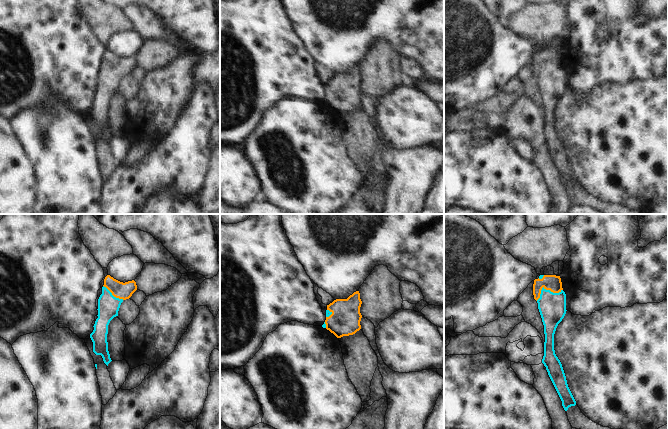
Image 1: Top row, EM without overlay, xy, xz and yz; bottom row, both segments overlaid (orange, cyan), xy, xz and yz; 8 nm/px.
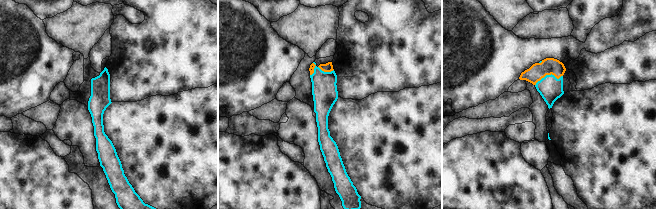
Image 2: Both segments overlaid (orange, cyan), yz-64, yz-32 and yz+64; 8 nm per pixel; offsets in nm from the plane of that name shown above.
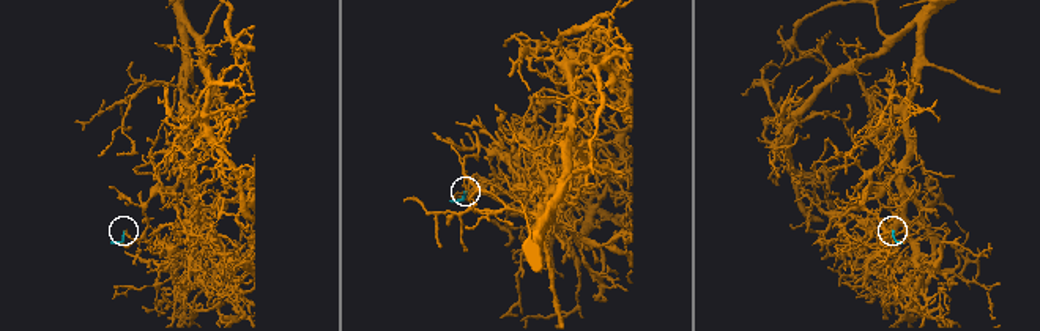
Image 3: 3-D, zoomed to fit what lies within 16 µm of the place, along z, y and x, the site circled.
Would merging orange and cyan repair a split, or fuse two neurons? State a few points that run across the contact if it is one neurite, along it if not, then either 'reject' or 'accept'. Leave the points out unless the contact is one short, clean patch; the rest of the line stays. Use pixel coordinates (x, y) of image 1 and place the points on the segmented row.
line yz (553, 283), (546, 289), (551, 298), (552, 306); accept

